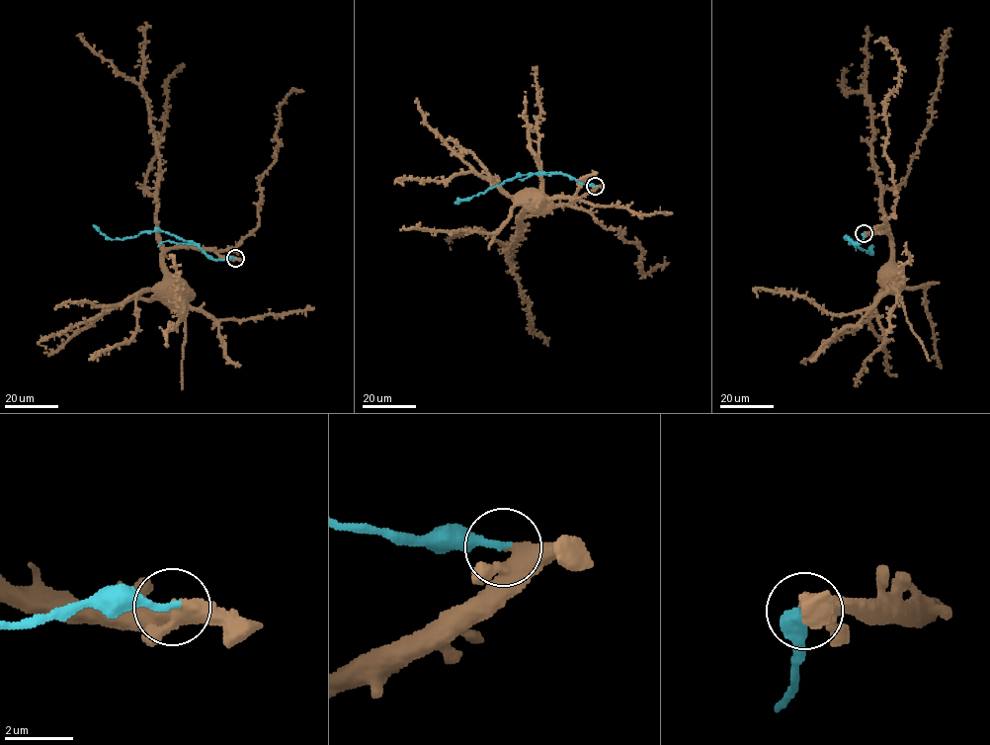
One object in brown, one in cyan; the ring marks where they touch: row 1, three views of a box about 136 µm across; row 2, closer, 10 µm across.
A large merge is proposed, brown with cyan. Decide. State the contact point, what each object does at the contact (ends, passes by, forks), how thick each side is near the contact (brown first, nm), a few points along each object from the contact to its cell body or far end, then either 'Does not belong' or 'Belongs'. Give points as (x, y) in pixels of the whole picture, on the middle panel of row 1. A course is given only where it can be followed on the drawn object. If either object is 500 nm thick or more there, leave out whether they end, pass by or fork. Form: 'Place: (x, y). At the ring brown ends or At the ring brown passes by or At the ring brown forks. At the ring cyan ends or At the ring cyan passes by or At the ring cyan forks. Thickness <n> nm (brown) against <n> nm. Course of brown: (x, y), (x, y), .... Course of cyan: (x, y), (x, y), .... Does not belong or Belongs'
Place: (595, 186). At the ring brown forks. At the ring cyan ends. Thickness 320 nm (brown) against 240 nm. Course of brown: (596, 185), (571, 204), (524, 214), (525, 205), (531, 210), (539, 202). Course of cyan: (596, 185), (581, 184), (562, 174), (539, 172), (506, 179), (454, 204). Does not belong

